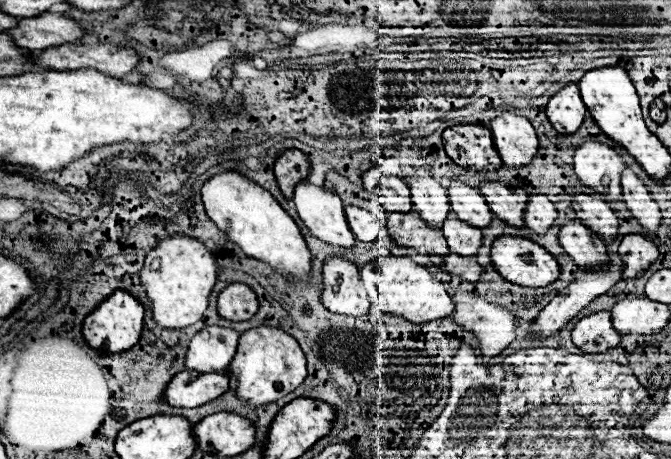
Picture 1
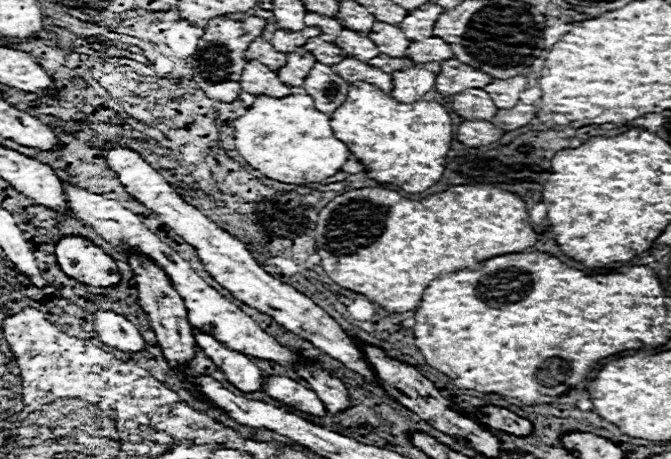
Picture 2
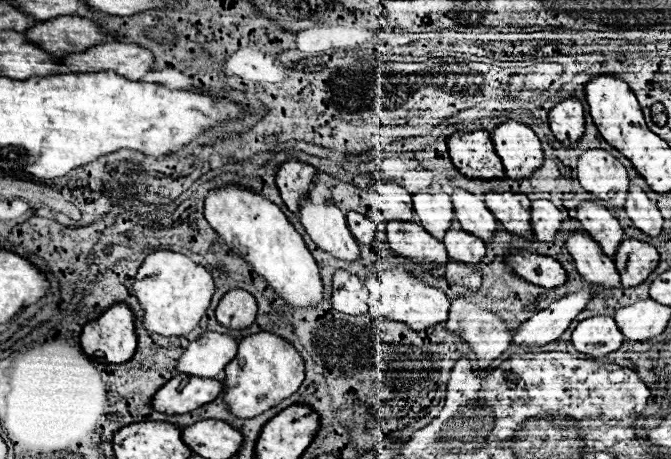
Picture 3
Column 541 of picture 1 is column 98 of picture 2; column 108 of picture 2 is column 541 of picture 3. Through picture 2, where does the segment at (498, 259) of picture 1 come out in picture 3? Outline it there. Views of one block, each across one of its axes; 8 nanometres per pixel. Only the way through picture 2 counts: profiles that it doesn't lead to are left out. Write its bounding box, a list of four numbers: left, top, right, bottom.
[506,252,566,288]

